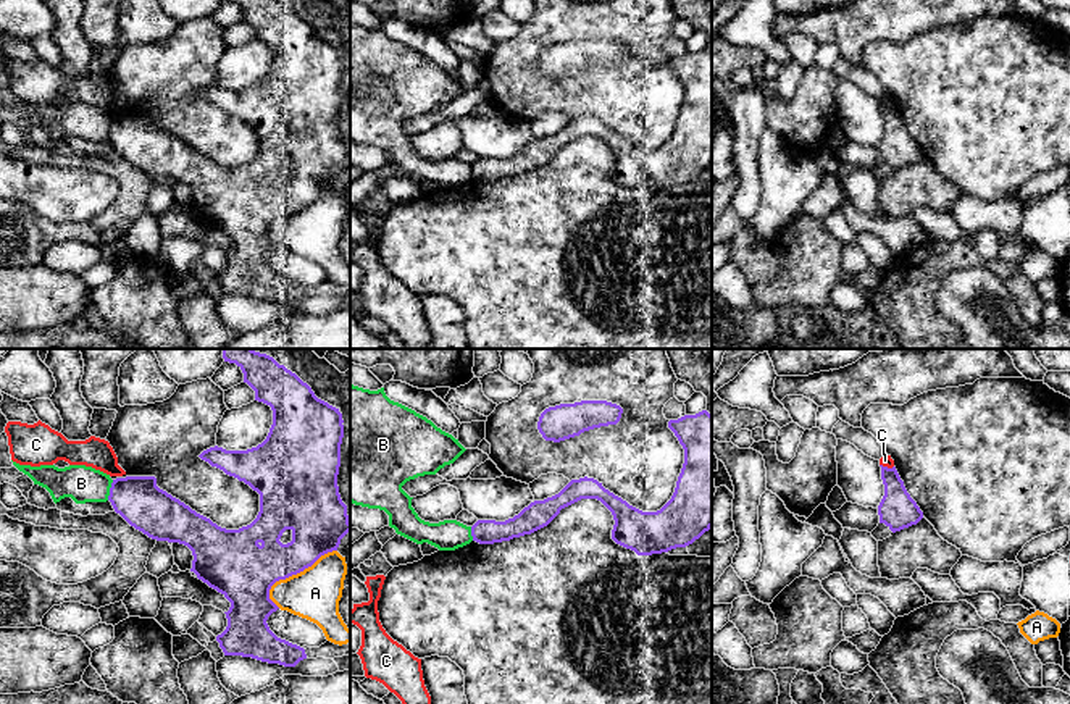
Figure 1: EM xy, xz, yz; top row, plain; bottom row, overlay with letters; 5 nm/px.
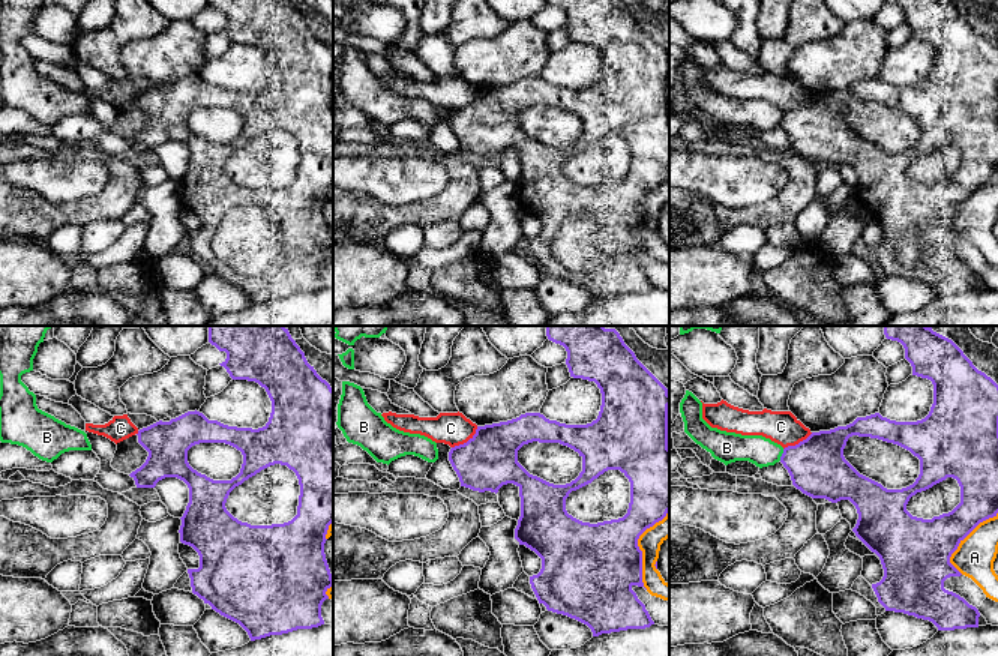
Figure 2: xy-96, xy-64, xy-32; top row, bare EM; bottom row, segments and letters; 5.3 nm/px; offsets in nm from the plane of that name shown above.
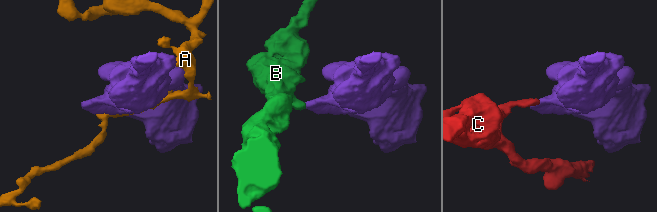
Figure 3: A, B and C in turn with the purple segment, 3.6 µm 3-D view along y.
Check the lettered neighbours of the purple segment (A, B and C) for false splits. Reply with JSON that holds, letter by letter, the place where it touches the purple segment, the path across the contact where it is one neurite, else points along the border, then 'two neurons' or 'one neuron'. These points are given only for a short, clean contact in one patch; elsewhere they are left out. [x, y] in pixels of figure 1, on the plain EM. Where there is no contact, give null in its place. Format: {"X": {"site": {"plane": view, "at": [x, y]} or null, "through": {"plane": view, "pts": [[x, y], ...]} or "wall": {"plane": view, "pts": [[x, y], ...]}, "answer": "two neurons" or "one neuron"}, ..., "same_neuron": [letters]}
{"A": {"site": {"plane": "xy", "at": [297, 210]}, "answer": "two neurons"}, "B": {"site": {"plane": "xy", "at": [110, 128]}, "answer": "two neurons"}, "C": {"site": {"plane": "yz", "at": [886, 105]}, "wall": {"plane": "yz", "pts": [[880, 102], [893, 105]]}, "answer": "two neurons"}, "same_neuron": []}

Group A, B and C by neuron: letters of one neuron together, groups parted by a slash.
A / B / C

